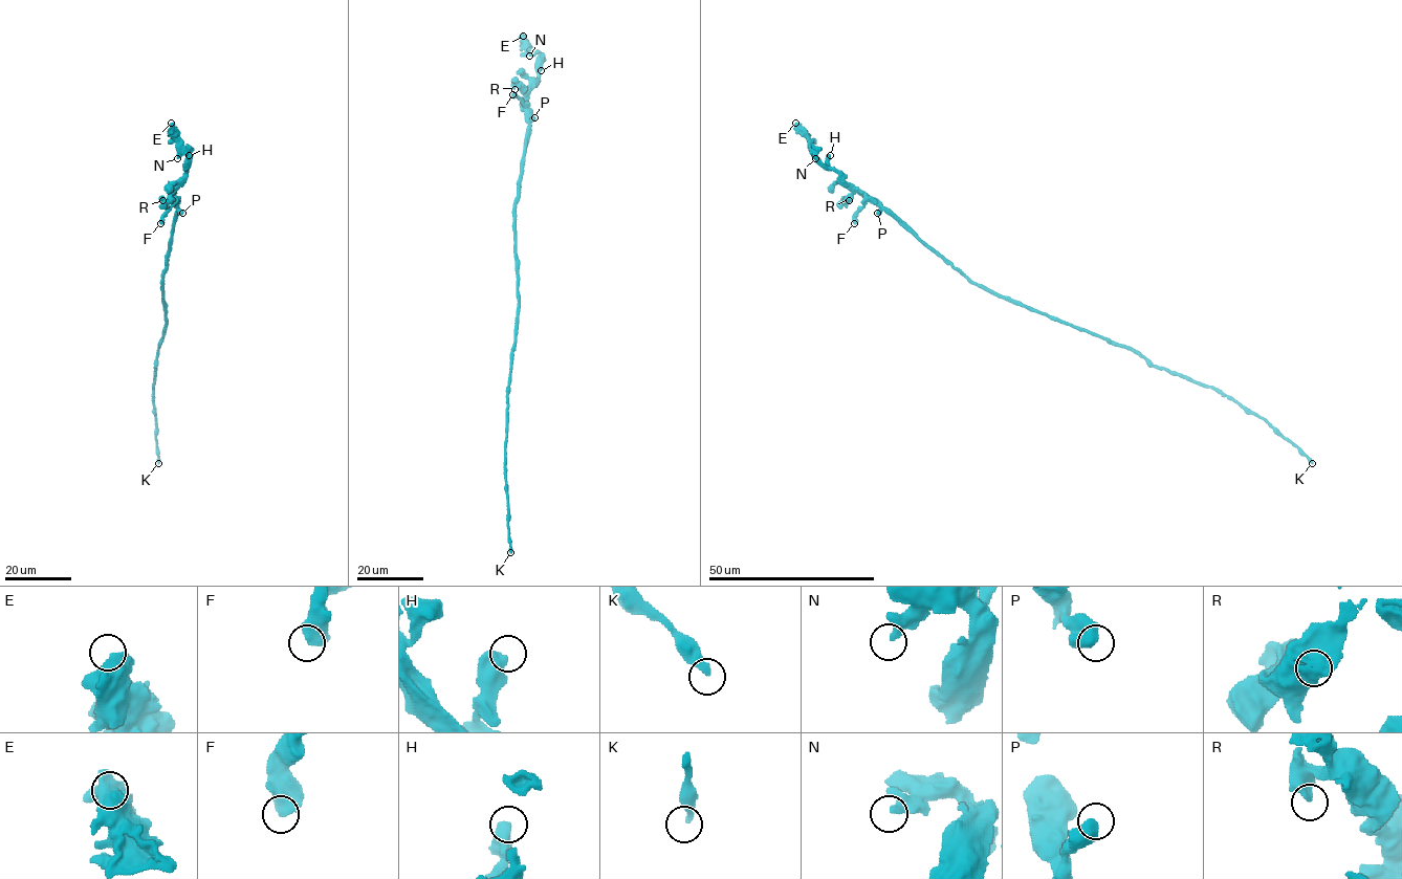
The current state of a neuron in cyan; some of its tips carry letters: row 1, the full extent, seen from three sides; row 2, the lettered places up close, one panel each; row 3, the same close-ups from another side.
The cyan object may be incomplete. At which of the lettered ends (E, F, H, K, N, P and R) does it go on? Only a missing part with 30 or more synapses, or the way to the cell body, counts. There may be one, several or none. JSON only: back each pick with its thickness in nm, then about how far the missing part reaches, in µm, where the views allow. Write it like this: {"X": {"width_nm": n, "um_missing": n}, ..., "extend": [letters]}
{"K": {"width_nm": 320, "um_missing": 400}, "extend": ["K"]}

